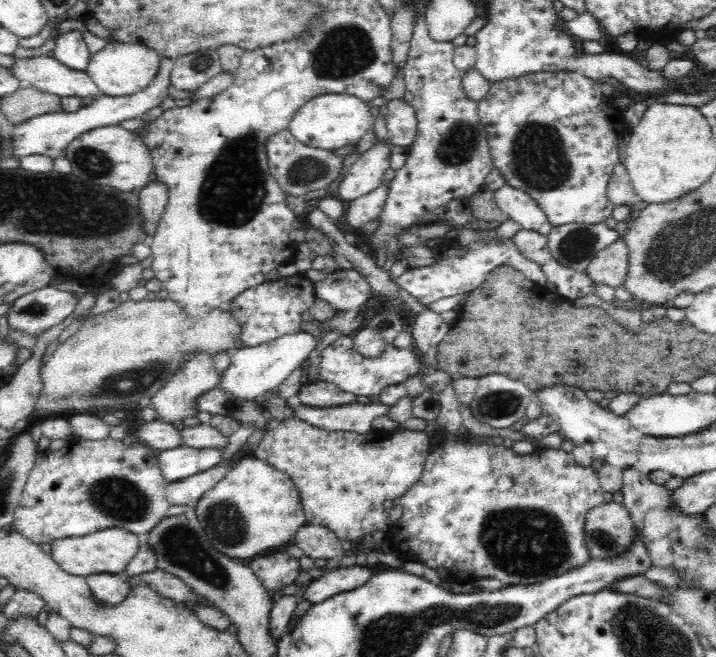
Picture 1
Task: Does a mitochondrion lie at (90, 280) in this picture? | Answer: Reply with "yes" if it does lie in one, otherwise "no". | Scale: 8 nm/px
no

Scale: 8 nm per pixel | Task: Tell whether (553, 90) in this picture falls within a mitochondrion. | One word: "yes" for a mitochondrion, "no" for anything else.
no

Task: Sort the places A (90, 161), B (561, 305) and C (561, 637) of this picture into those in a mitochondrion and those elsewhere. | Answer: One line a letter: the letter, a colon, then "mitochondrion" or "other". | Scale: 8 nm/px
A: mitochondrion
B: other
C: other

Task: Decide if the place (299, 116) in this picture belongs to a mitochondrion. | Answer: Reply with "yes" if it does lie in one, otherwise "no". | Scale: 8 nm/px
no

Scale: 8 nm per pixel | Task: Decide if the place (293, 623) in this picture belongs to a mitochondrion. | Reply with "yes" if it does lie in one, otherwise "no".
no

